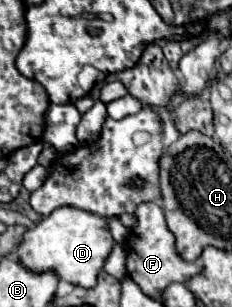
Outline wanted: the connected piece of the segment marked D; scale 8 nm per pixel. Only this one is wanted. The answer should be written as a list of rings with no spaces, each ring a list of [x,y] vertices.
[[[65,206],[63,210],[55,210],[23,234],[23,240],[17,246],[17,258],[29,272],[55,272],[59,278],[65,278],[75,286],[93,288],[113,244],[115,240],[107,230],[105,218]]]

